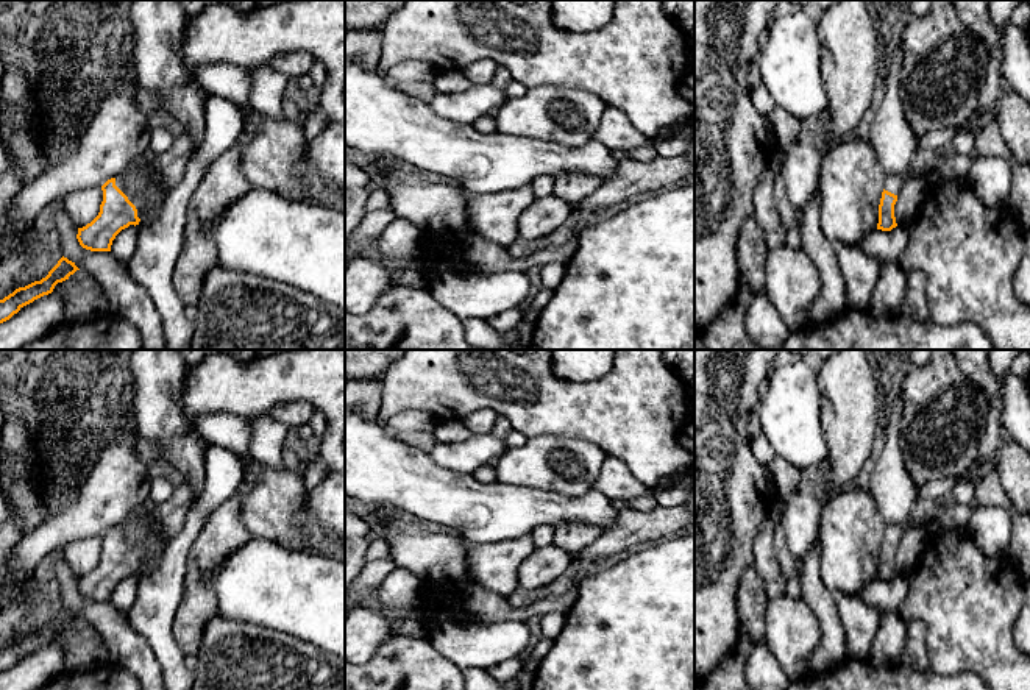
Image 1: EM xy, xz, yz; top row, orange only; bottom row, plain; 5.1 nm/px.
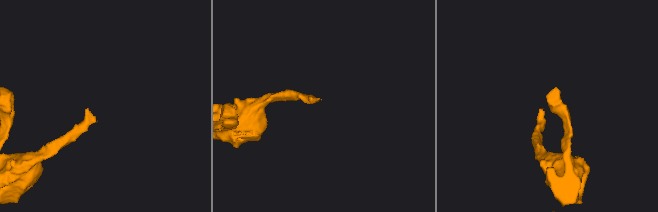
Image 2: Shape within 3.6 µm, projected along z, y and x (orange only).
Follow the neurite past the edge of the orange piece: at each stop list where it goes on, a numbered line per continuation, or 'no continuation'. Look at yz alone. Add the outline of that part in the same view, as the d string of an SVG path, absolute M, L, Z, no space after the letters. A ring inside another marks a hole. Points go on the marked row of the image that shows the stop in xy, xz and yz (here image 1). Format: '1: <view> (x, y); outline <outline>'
1: yz (924, 161); outline M958 130L954 139L938 150L922 150L918 148L910 170L904 175L886 175L883 189L899 195L904 183L910 178L921 176L927 178L932 170L935 170L946 158L955 153L969 153L974 148L975 139L971 131Z

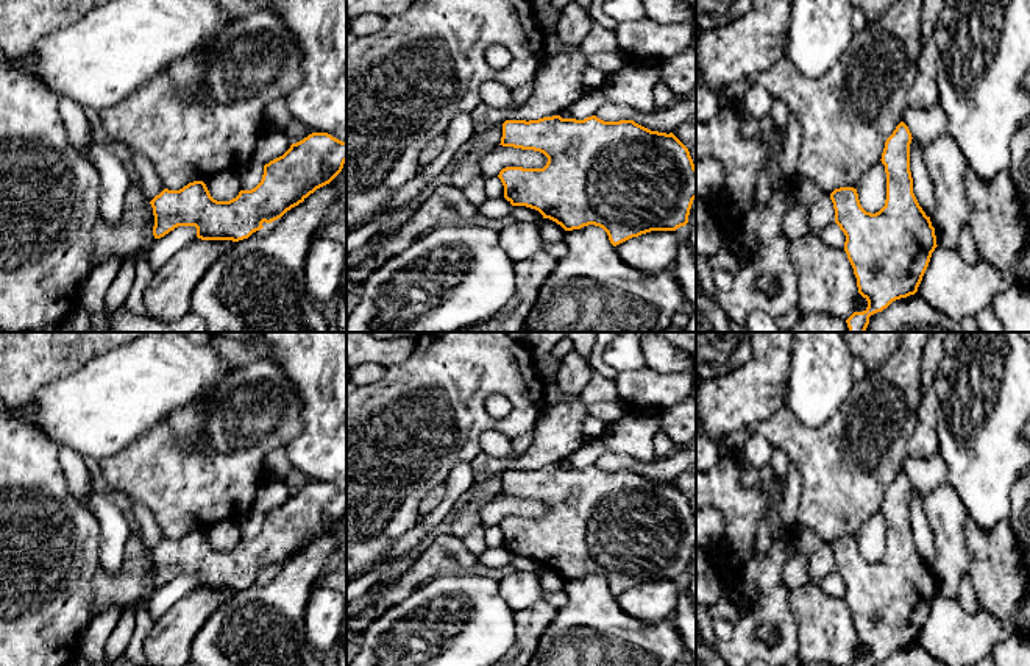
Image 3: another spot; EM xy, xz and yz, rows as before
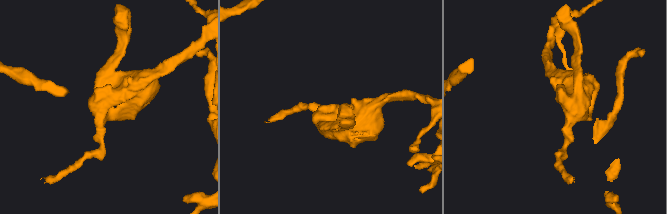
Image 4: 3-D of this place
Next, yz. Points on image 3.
no continuation

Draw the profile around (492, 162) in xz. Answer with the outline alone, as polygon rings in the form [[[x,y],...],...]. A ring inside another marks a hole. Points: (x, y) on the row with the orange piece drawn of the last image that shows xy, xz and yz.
[[[498,145],[481,158],[481,178],[498,176],[506,167],[543,168],[546,162],[548,158],[540,151]]]

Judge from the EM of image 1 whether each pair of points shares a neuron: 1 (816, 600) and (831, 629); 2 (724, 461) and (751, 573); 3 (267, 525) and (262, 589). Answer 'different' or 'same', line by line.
1: same
2: different
3: different

